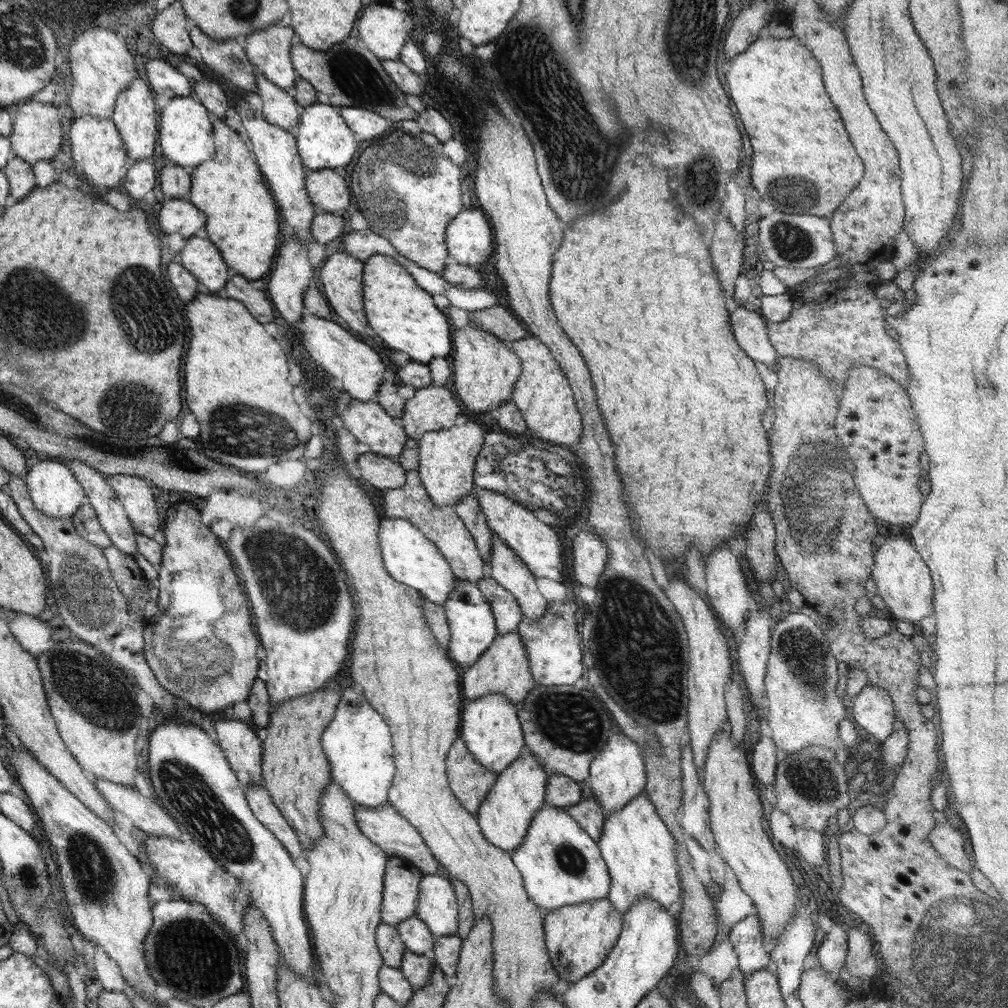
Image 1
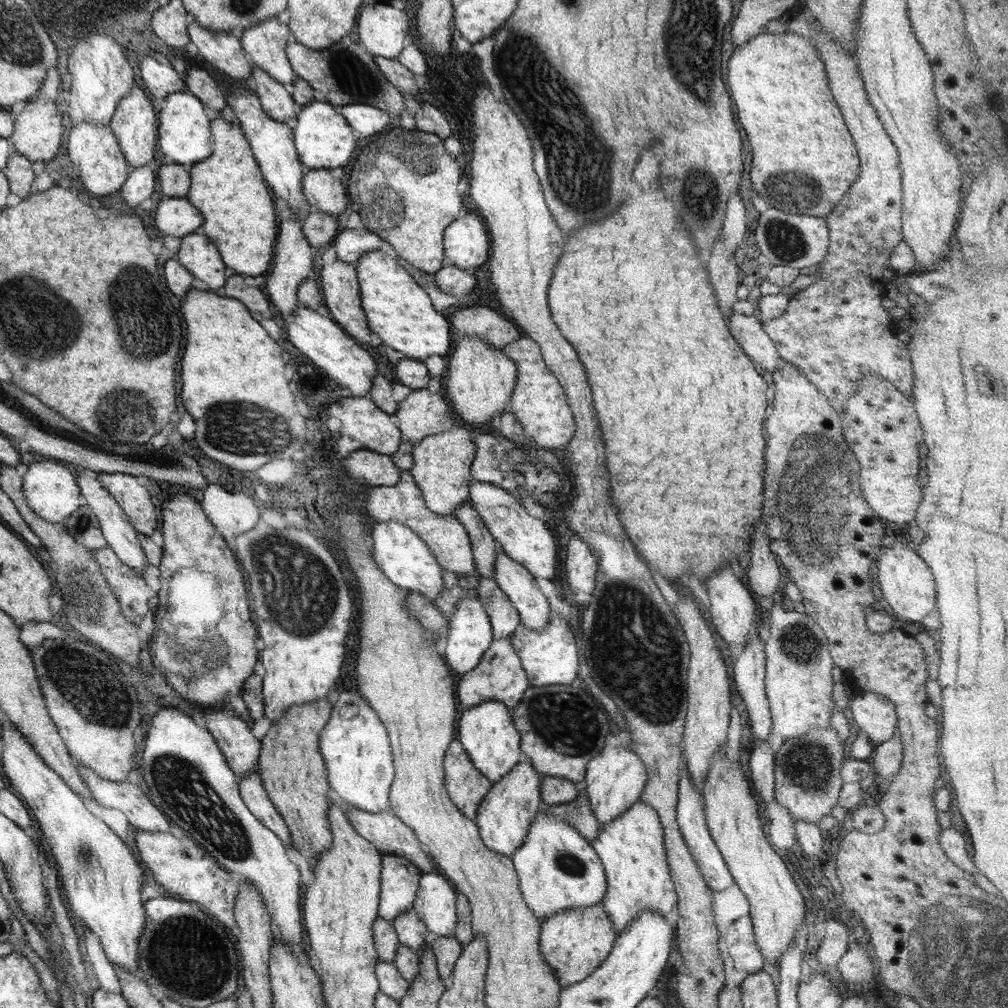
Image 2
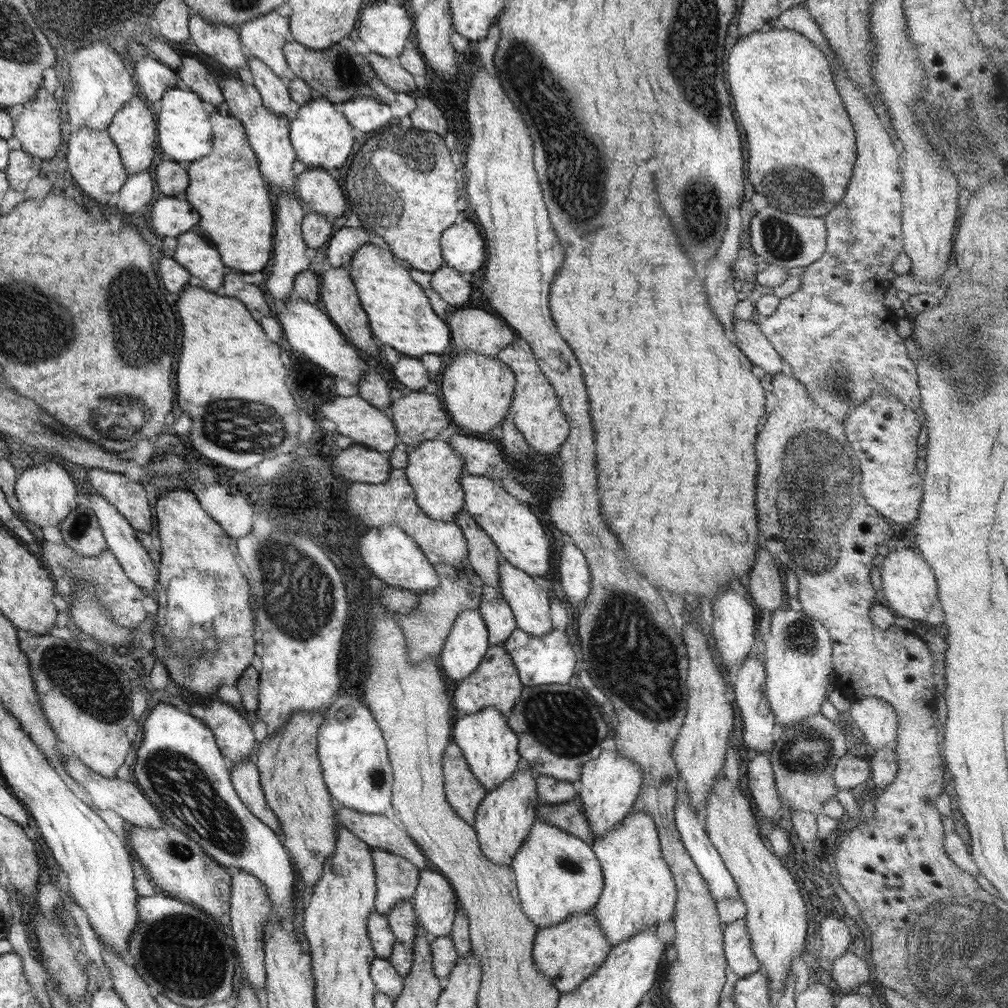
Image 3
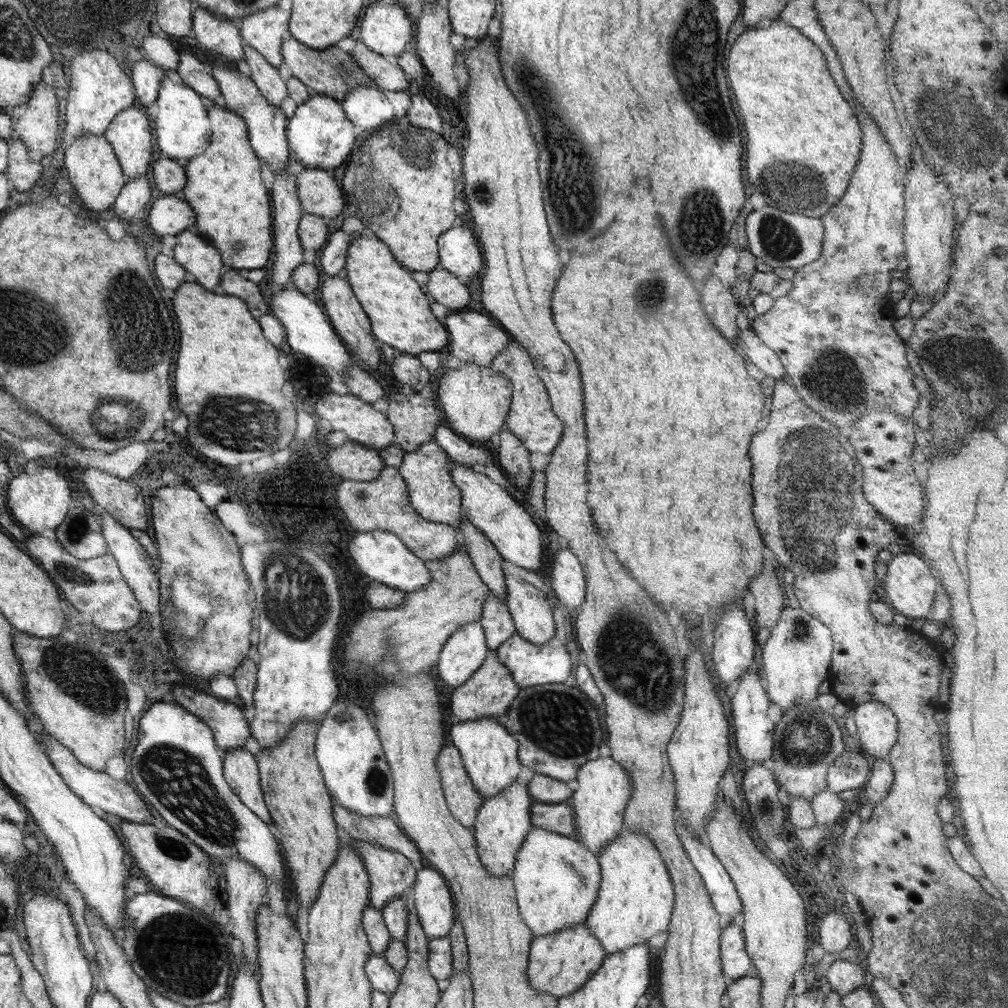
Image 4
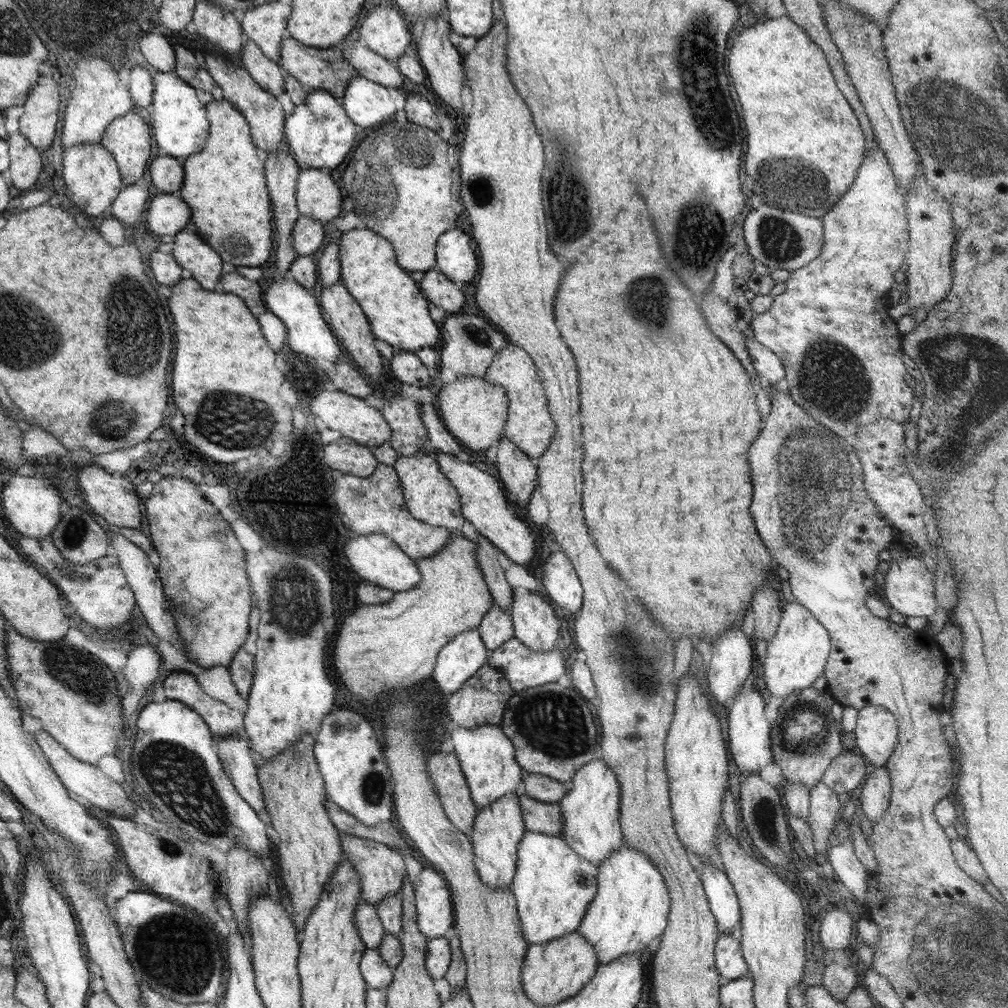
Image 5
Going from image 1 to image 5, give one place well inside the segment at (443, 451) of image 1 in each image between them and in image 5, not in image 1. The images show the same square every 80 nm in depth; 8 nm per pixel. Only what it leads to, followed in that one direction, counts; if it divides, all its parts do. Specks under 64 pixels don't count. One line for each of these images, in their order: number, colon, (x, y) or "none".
2: (441, 466)
3: (433, 469)
4: (433, 495)
5: (429, 496)

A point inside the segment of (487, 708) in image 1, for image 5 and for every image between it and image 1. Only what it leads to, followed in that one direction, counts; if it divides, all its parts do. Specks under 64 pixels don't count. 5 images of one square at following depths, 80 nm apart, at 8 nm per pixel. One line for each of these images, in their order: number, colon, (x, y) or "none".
2: (487, 732)
3: (490, 747)
4: (489, 752)
5: (487, 757)

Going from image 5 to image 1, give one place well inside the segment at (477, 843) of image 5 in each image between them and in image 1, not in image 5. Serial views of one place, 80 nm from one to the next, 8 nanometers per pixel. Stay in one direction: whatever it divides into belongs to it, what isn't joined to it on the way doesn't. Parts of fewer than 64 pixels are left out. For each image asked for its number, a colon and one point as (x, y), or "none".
1: (518, 794)
2: (504, 816)
3: (504, 818)
4: (503, 821)

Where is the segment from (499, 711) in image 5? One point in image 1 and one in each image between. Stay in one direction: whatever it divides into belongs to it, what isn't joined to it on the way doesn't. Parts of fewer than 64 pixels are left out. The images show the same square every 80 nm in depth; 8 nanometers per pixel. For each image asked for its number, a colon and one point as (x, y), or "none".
1: (503, 668)
2: (499, 676)
3: (495, 682)
4: (490, 691)

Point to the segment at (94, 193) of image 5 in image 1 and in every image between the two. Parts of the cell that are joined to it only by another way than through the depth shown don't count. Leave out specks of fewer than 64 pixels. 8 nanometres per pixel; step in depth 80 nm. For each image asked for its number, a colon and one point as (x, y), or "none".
1: (96, 144)
2: (94, 148)
3: (94, 160)
4: (94, 170)

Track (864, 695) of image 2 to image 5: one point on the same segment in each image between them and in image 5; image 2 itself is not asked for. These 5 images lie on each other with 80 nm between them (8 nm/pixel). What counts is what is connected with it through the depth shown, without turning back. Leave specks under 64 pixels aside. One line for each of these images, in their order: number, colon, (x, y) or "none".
3: (877, 719)
4: (877, 731)
5: (877, 733)

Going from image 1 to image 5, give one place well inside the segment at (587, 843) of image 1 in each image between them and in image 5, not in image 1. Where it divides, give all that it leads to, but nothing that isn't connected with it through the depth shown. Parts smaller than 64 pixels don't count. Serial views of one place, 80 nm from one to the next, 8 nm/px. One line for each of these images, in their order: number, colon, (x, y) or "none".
2: (558, 869)
3: (558, 876)
4: (556, 879)
5: (553, 886)

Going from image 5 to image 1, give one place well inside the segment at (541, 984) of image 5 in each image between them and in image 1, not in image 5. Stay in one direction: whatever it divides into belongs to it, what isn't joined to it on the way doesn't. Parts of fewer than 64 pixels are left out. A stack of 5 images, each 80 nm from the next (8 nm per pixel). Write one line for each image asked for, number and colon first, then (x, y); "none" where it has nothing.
1: (578, 937)
2: (574, 942)
3: (568, 953)
4: (559, 964)

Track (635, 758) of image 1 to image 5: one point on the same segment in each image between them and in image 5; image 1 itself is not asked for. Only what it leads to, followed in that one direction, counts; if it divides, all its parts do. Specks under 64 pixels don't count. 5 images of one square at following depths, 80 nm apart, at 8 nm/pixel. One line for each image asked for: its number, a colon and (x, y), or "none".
2: (615, 778)
3: (611, 783)
4: (604, 787)
5: (590, 810)

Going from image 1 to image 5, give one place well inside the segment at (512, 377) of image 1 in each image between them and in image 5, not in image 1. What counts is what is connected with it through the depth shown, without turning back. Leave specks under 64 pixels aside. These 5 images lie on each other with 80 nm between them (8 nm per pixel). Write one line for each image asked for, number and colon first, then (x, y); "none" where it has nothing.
2: (480, 379)
3: (477, 391)
4: (475, 400)
5: (474, 410)

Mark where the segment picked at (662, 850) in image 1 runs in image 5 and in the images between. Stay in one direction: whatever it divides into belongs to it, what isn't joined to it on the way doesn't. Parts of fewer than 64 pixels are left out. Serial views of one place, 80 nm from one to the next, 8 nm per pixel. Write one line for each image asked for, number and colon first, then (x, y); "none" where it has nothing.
2: (631, 847)
3: (639, 890)
4: (635, 900)
5: (630, 908)

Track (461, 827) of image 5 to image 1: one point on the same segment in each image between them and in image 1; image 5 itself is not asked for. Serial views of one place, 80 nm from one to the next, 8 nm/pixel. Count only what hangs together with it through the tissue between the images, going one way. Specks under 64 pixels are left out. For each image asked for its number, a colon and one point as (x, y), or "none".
1: (471, 783)
2: (467, 787)
3: (463, 792)
4: (463, 801)

